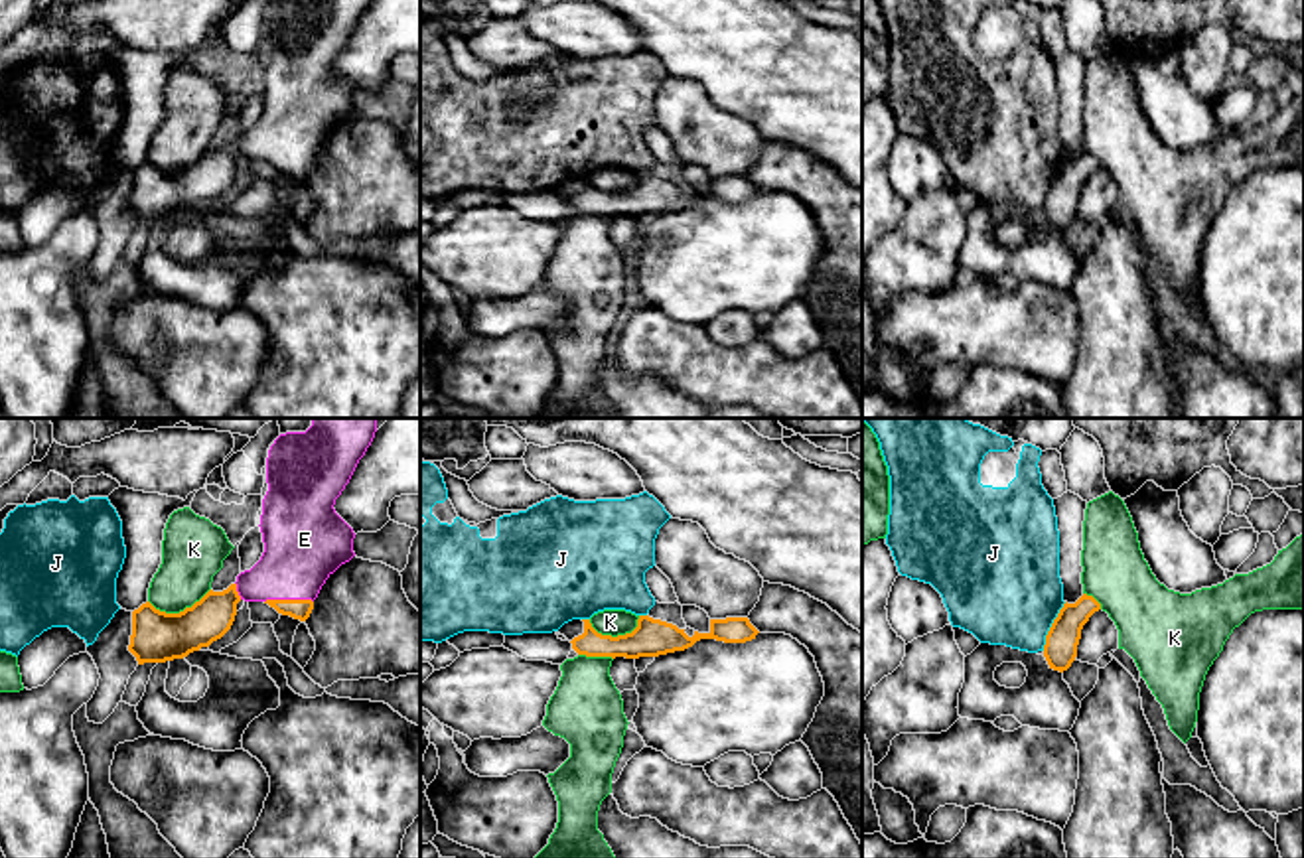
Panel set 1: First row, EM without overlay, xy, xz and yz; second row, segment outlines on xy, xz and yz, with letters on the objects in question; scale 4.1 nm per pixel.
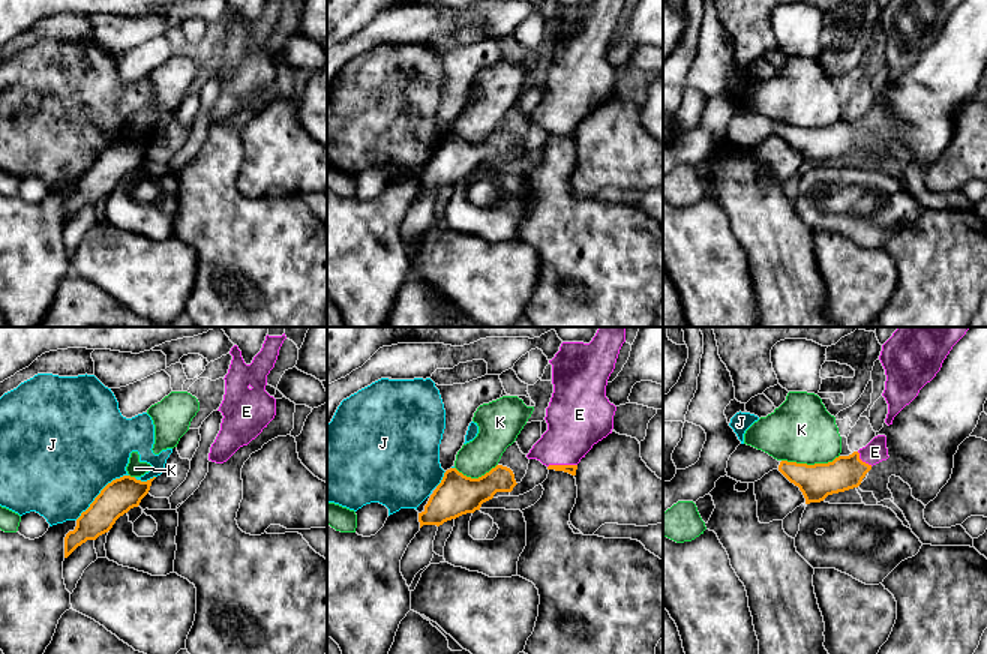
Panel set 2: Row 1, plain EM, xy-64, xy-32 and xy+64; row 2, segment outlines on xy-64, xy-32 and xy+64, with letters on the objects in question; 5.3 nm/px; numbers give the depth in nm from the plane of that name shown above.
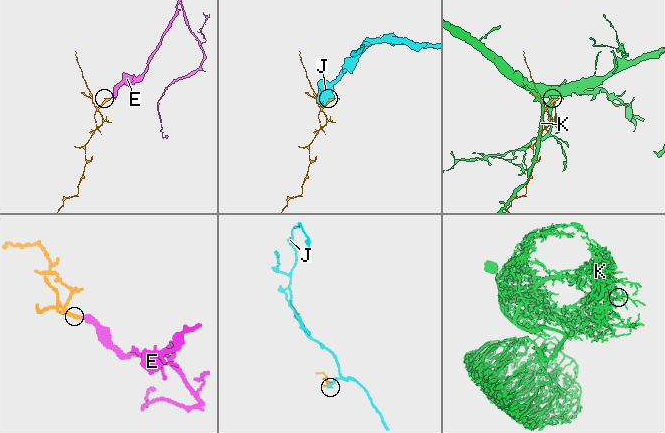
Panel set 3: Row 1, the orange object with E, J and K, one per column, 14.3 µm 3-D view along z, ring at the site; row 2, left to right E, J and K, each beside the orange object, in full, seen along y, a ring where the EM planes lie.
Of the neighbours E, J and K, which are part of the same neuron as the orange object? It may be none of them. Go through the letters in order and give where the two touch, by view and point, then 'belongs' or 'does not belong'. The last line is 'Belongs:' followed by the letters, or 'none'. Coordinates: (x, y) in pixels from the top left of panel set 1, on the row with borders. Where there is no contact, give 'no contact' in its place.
E: xy (289, 600) | belongs
J: yz (1052, 626) | does not belong
K: xy (180, 612) | does not belong
Belongs: E

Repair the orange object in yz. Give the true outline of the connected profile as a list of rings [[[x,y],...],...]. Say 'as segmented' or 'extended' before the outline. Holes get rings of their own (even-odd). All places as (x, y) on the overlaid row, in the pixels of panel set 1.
as segmented | [[[1083,594],[1075,604],[1063,604],[1053,619],[1044,645],[1044,657],[1053,671],[1067,671],[1077,657],[1081,629],[1089,617],[1101,609],[1101,604]]]

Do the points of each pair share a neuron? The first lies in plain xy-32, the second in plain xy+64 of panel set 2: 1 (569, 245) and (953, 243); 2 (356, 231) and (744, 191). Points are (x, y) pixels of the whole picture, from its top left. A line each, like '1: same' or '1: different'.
1: same
2: different

